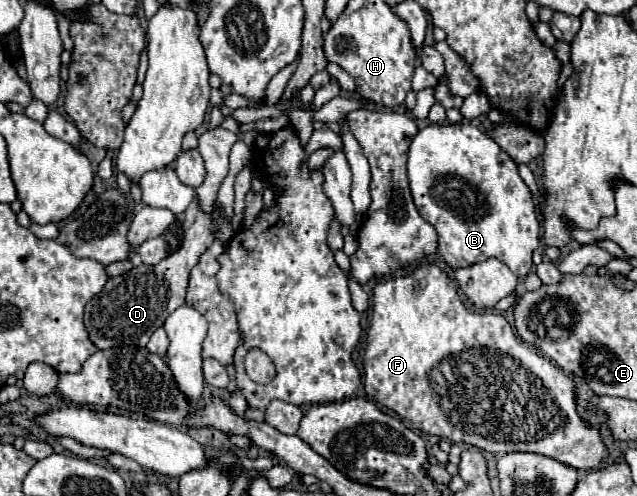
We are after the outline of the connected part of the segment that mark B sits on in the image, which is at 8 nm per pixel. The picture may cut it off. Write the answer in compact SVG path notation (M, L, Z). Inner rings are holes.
M468 121L428 125L420 129L408 151L408 181L414 205L418 213L436 229L438 253L452 269L496 257L506 263L518 277L526 277L534 265L532 251L538 247L540 225L536 207L532 203L530 189L518 175L516 163L490 135L470 125Z

